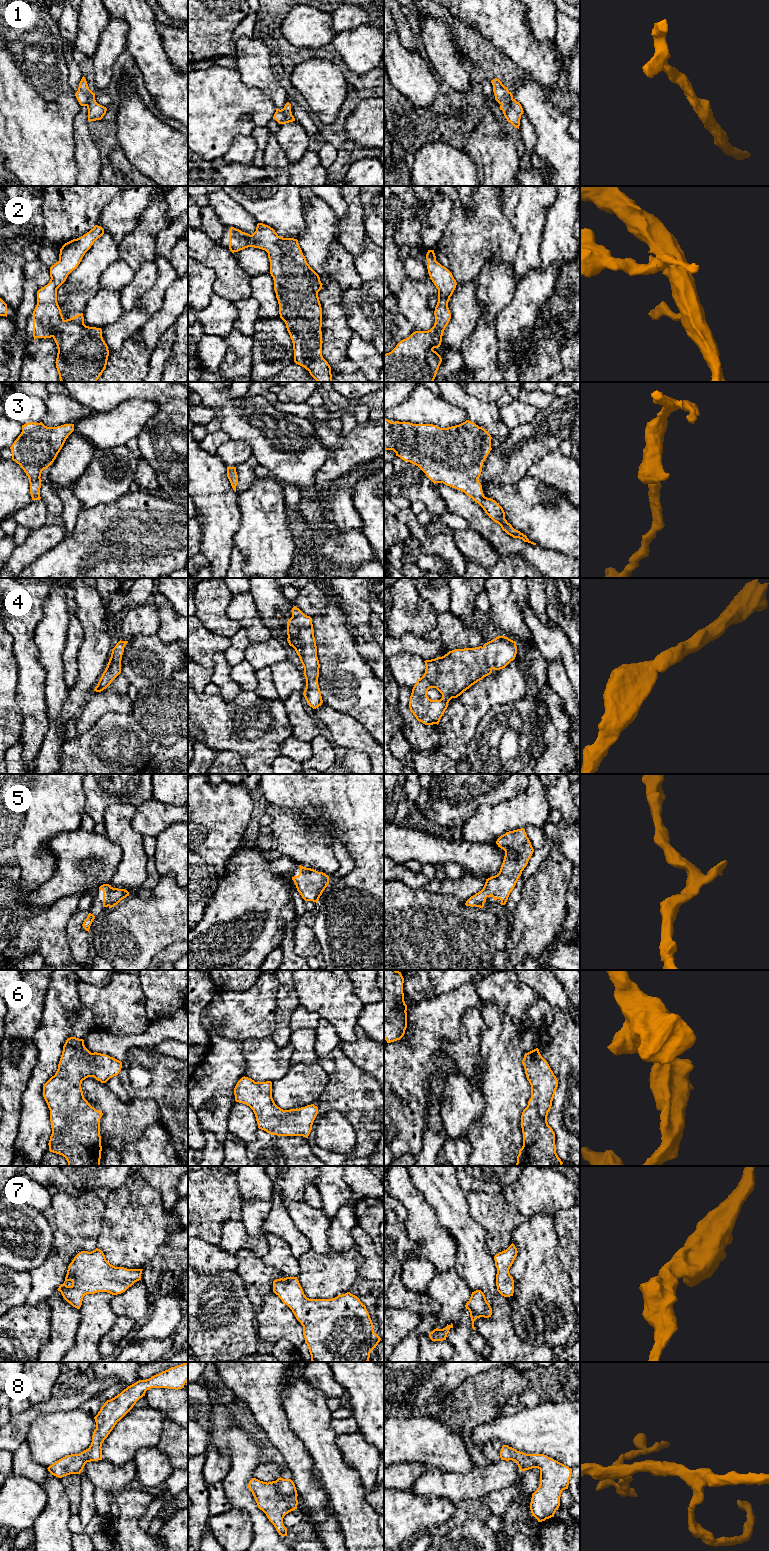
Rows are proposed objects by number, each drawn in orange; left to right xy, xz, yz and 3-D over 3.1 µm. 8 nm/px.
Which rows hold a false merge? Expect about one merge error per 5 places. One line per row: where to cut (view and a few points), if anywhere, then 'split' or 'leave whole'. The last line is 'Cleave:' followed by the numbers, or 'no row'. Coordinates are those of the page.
1: cut none; leave whole
2: cut none; leave whole
3: cut none; leave whole
4: cut none; leave whole
5: cut none; leave whole
6: cut none; leave whole
7: cut none; leave whole
8: cut none; leave whole
Cleave: no row

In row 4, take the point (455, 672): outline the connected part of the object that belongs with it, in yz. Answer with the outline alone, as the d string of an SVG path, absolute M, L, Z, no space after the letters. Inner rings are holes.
M499 635L483 646L455 649L442 657L424 661L425 673L412 689L410 711L423 724L438 725L452 698L490 675L493 669L505 668L516 654L516 642ZM430 688L436 688L442 698L431 700L427 696Z

